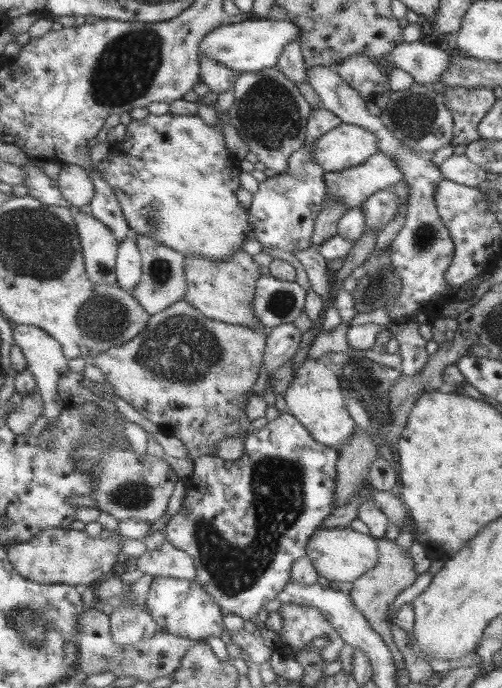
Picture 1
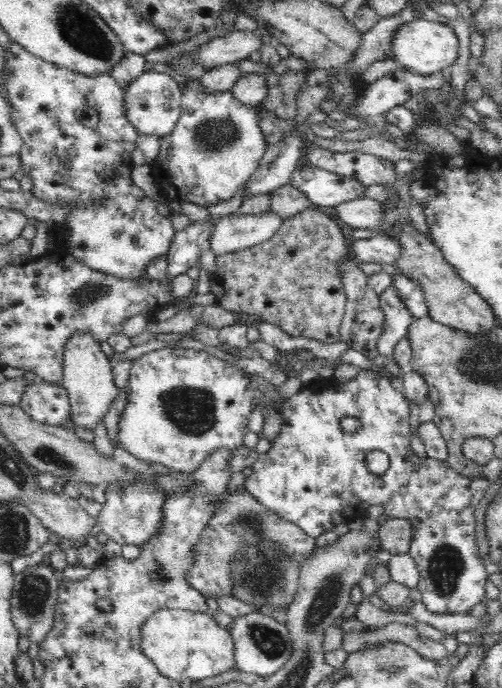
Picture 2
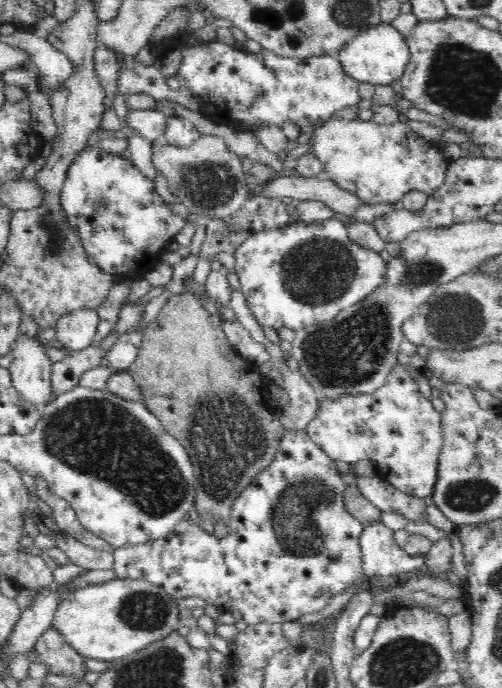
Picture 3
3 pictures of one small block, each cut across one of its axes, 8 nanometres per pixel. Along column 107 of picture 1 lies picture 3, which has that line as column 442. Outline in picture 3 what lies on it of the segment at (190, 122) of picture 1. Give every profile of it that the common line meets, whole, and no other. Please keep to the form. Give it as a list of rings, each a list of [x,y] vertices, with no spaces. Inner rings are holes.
[[[358,105],[346,107],[345,109],[338,110],[338,112],[331,114],[330,118],[319,119],[318,122],[312,126],[314,127],[314,132],[312,132],[312,138],[309,141],[312,143],[310,152],[314,153],[314,156],[318,158],[318,161],[324,165],[324,176],[328,179],[332,179],[338,186],[340,186],[340,188],[353,191],[366,204],[394,203],[399,205],[402,197],[411,190],[419,190],[420,192],[425,192],[430,195],[432,192],[438,190],[438,186],[442,186],[444,176],[446,176],[446,168],[448,168],[448,162],[451,159],[445,157],[439,152],[438,144],[430,142],[418,135],[415,131],[412,131],[407,123],[398,121],[396,124],[378,124],[373,120],[358,120],[358,109]]]

